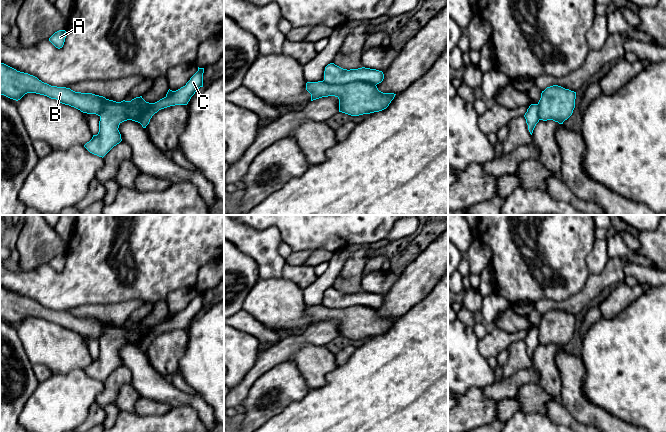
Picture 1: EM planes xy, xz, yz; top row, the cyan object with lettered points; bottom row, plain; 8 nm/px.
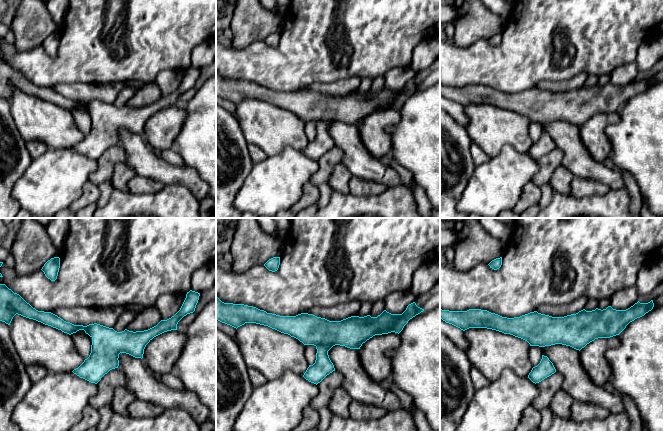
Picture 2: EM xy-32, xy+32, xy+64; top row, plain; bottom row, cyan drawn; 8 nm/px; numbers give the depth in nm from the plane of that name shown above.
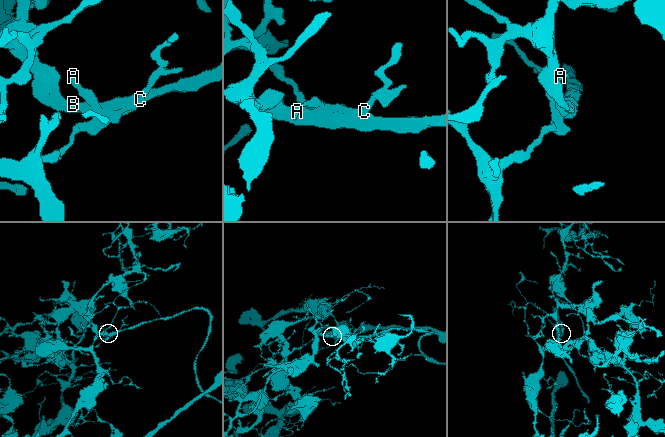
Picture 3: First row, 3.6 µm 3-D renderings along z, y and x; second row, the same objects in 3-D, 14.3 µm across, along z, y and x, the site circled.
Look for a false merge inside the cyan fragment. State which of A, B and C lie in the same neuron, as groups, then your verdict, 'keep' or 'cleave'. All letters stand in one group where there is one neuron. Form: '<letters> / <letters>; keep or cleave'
A C / B; cleave

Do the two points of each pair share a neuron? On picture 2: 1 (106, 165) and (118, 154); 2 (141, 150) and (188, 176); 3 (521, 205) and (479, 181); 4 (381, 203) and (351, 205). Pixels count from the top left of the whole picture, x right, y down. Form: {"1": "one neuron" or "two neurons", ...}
{"1": "one neuron", "2": "one neuron", "3": "two neurons", "4": "one neuron"}

